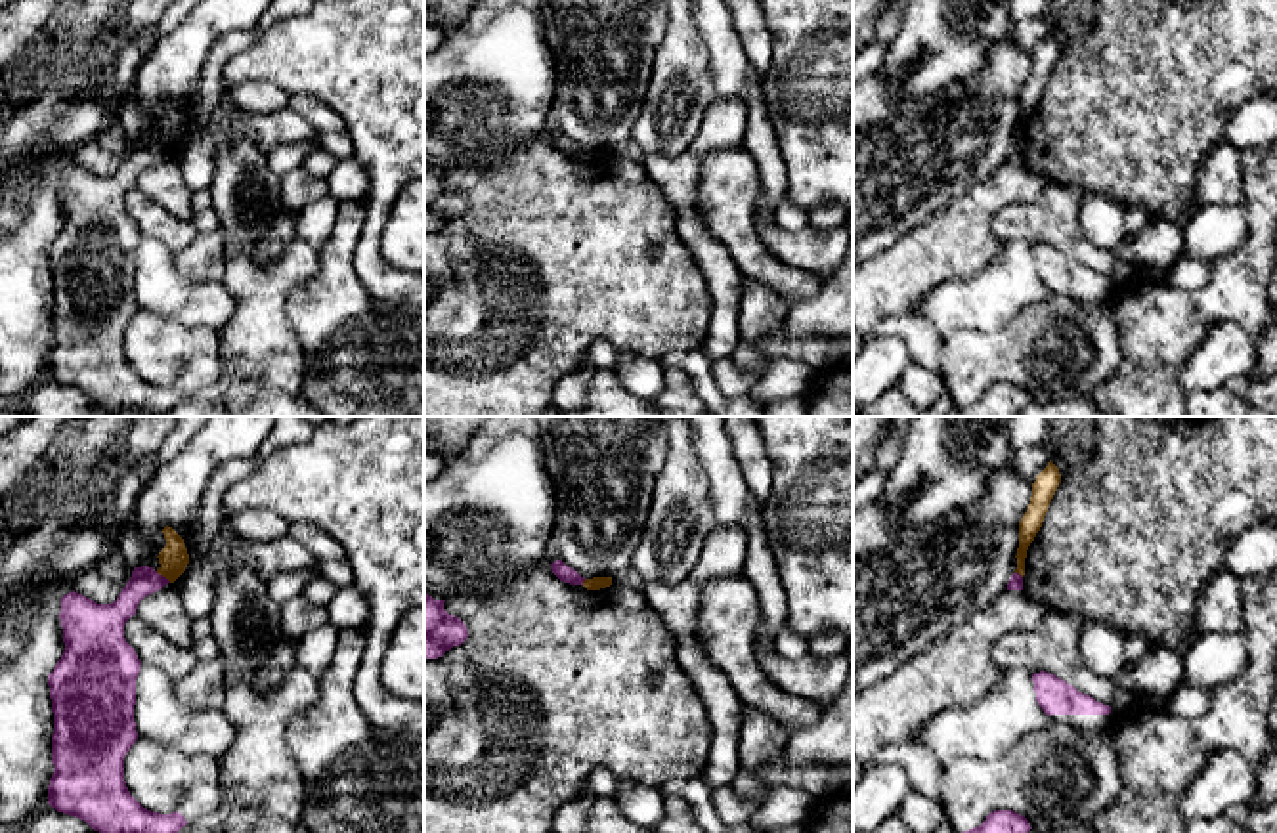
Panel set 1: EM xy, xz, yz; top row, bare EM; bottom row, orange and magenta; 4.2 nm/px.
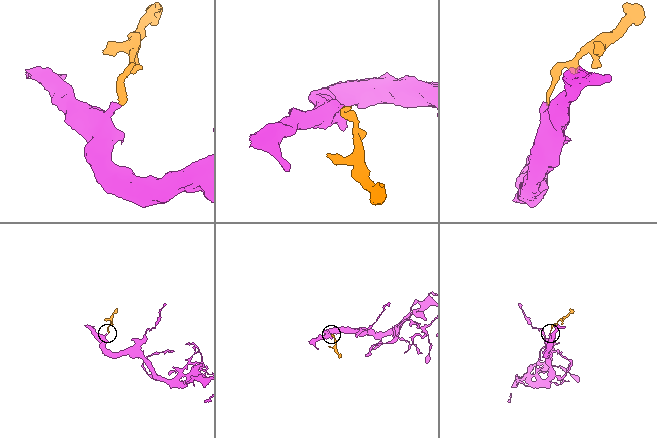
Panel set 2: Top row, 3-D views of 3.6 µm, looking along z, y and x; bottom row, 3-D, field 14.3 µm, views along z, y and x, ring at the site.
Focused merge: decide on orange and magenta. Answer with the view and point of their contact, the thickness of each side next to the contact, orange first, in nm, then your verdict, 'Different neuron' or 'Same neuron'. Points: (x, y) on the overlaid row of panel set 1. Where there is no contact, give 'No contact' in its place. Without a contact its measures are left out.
Touches orange at xy (163, 576). Thickness 120 nm (orange) against 120 nm. Different neuron

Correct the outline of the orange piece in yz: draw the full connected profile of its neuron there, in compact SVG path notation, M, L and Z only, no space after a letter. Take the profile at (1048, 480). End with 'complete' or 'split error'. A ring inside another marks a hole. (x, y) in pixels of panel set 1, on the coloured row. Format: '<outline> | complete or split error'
M1050 460L1048 466L1036 476L1032 483L1032 497L1027 512L1019 522L1019 548L1017 548L1017 569L1021 577L1025 575L1025 558L1030 543L1042 527L1048 506L1061 483L1059 468Z | complete

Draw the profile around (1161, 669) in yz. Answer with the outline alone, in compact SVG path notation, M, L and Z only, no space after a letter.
M1149 648L1139 663L1124 665L1116 684L1137 697L1147 694L1168 697L1181 680L1187 651L1189 648Z

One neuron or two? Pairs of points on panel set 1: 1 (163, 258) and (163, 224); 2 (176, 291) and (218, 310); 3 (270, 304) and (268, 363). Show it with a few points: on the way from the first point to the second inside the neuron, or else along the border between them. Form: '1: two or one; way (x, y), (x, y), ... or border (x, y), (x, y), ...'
1: two; border (142, 235), (155, 237), (173, 255)
2: one; way (186, 297), (195, 304), (209, 304)
3: one; way (268, 320), (268, 348)

